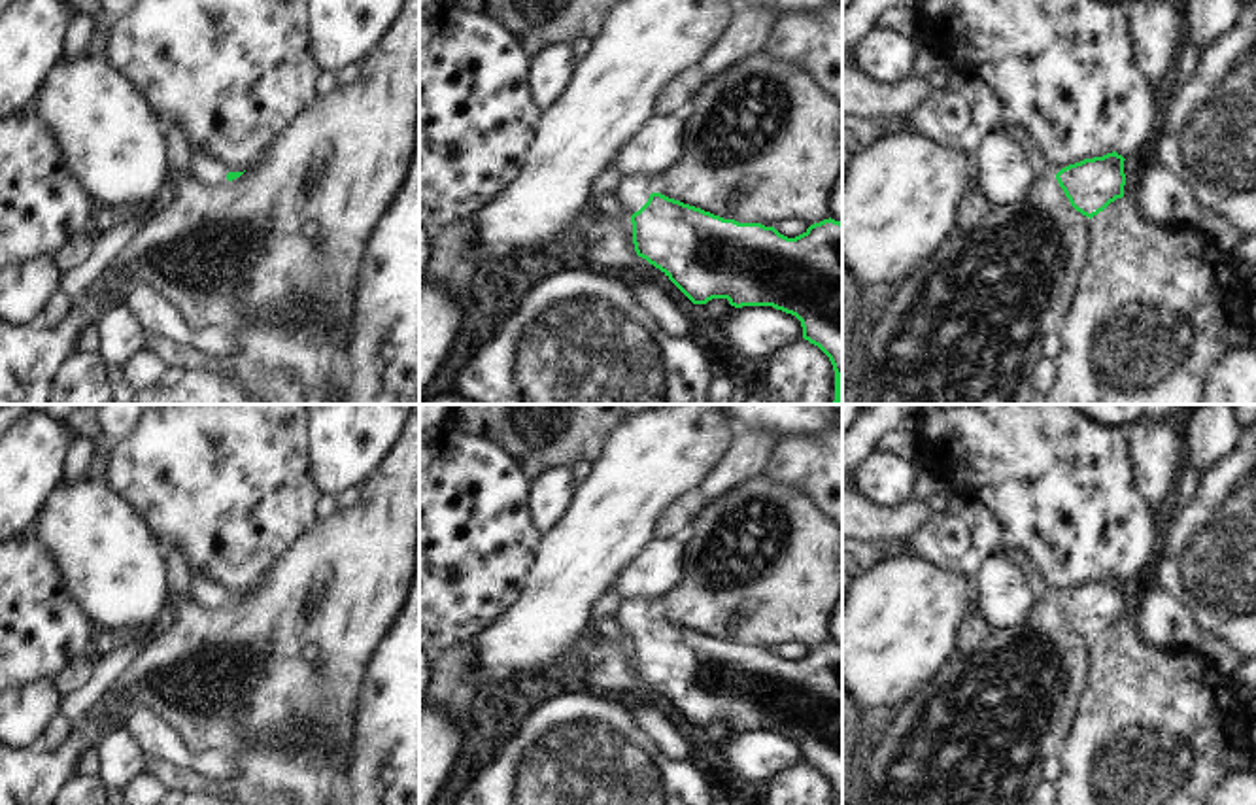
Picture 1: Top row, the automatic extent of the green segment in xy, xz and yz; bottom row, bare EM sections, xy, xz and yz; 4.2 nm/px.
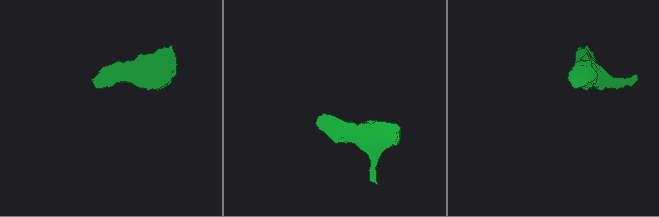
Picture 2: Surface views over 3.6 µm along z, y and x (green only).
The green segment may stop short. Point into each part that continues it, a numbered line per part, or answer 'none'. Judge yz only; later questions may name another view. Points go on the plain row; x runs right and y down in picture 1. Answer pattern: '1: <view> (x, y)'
1: yz (1035, 581)

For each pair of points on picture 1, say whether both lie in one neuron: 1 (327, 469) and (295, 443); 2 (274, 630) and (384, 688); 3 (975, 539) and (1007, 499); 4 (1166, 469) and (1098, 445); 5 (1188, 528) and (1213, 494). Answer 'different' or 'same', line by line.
1: different
2: different
3: different
4: different
5: same

